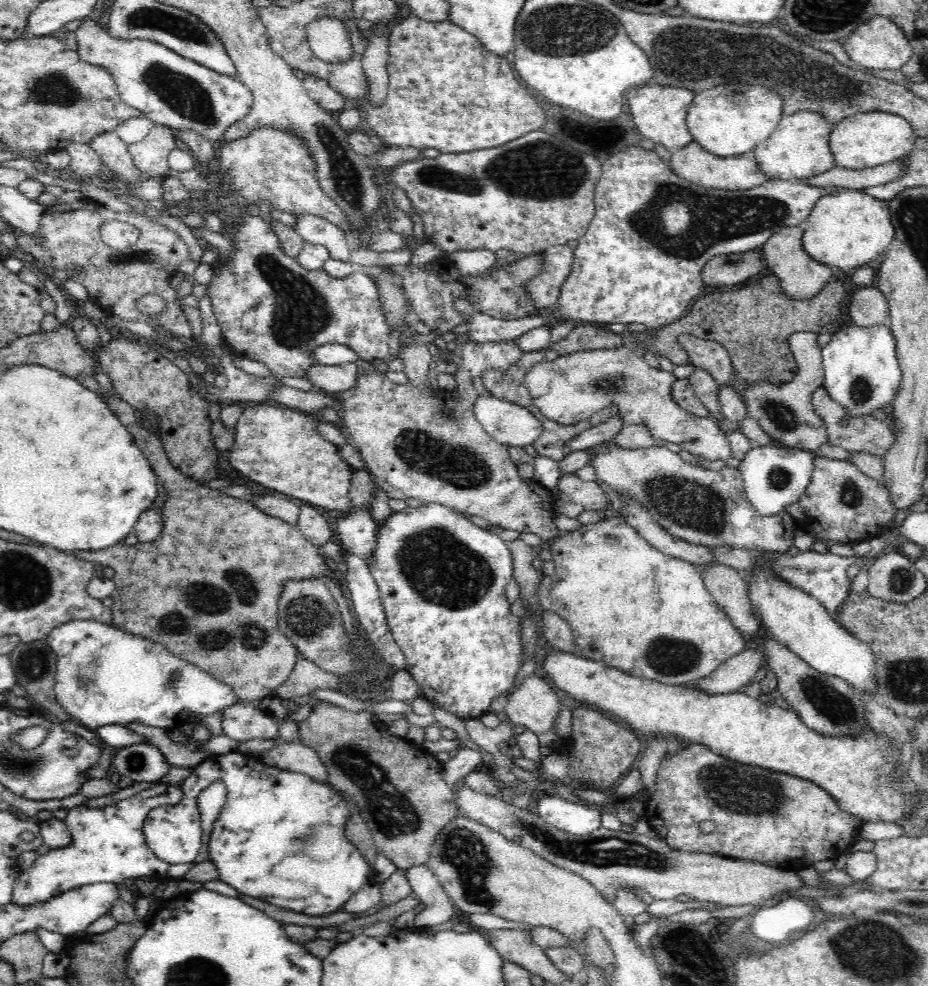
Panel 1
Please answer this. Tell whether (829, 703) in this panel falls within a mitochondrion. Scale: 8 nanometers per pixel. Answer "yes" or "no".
yes

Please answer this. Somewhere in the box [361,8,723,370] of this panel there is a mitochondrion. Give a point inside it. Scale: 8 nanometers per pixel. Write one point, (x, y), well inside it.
(546, 181)

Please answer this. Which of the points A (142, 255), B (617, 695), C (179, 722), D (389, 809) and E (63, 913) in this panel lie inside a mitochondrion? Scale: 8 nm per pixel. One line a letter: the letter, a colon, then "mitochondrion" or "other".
A: mitochondrion
B: other
C: other
D: mitochondrion
E: other

